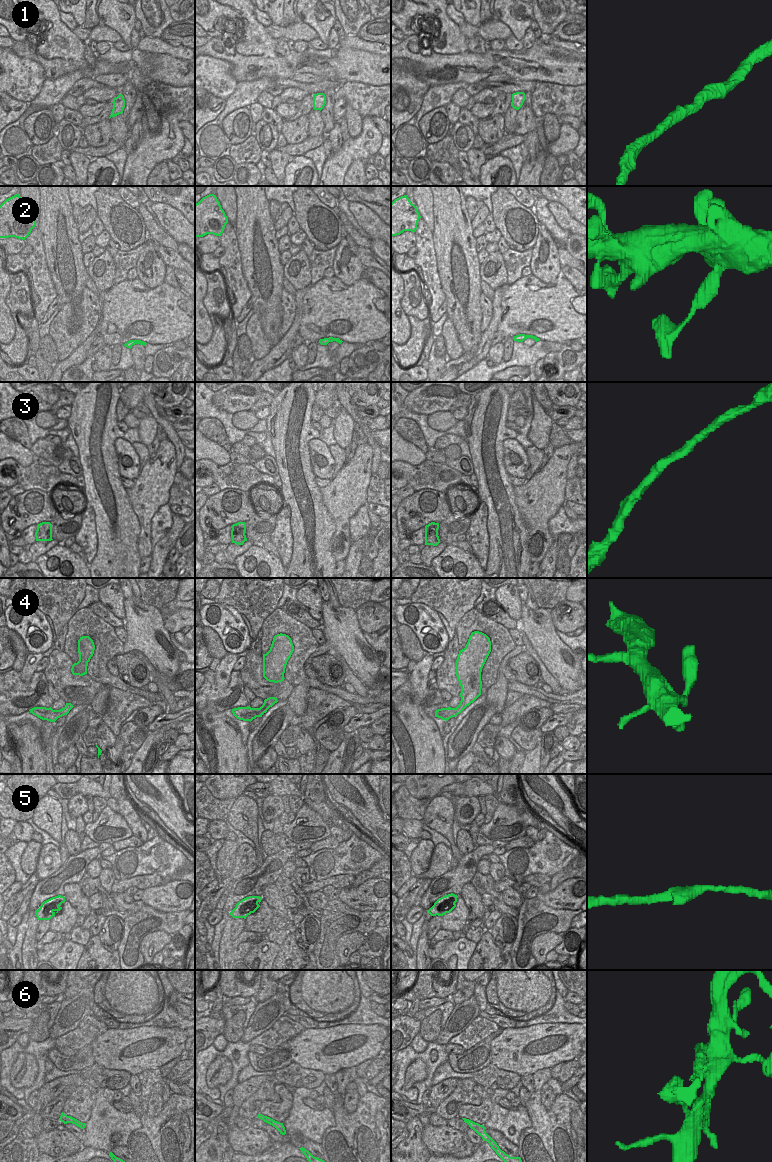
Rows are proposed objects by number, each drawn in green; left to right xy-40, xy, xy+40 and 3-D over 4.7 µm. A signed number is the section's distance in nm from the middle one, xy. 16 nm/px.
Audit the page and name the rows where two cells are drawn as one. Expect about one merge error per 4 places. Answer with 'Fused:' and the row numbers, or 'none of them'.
Fused: none of them.

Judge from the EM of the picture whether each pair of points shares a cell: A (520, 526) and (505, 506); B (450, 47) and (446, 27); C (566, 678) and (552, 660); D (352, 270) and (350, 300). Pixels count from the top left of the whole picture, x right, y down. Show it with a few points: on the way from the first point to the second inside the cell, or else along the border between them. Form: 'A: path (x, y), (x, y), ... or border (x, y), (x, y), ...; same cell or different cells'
A: path (515, 521), (514, 515), (510, 511); same cell
B: path (449, 42), (449, 32); same cell
C: path (566, 674), (556, 664); same cell
D: border (334, 275), (347, 285), (352, 285), (360, 279); different cells

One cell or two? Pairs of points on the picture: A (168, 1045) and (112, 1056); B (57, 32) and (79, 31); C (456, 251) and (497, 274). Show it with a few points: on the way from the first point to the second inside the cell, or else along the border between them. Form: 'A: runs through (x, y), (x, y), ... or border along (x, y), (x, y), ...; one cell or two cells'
A: runs through (154, 1048), (126, 1048); one cell
B: border along (71, 30), (86, 42); two cells
C: border along (479, 265), (479, 276), (481, 279); two cells

